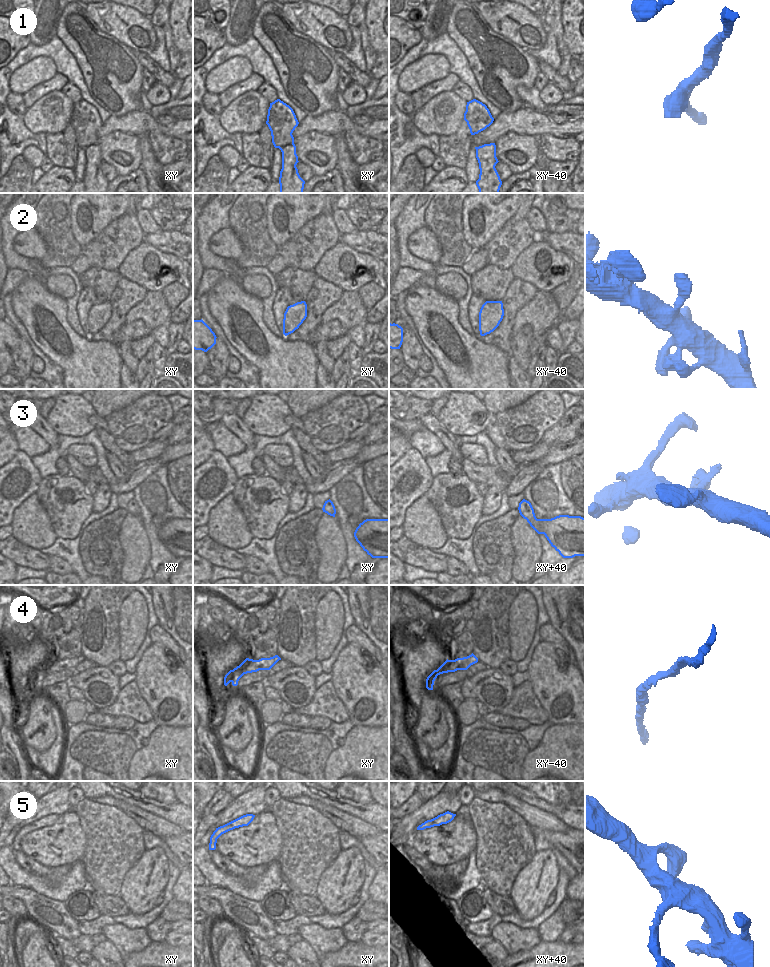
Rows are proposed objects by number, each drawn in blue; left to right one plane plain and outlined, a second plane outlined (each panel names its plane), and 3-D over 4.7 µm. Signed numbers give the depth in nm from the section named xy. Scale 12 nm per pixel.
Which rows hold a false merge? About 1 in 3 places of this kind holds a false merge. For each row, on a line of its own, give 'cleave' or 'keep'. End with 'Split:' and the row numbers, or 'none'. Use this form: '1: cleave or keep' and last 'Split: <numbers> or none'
1: keep
2: keep
3: keep
4: keep
5: keep
Split: none

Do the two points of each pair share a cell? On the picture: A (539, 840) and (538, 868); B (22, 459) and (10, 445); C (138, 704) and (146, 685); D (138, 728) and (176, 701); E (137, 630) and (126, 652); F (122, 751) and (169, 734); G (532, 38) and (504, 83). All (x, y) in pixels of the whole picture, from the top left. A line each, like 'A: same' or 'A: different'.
A: different
B: different
C: different
D: different
E: same
F: different
G: different

